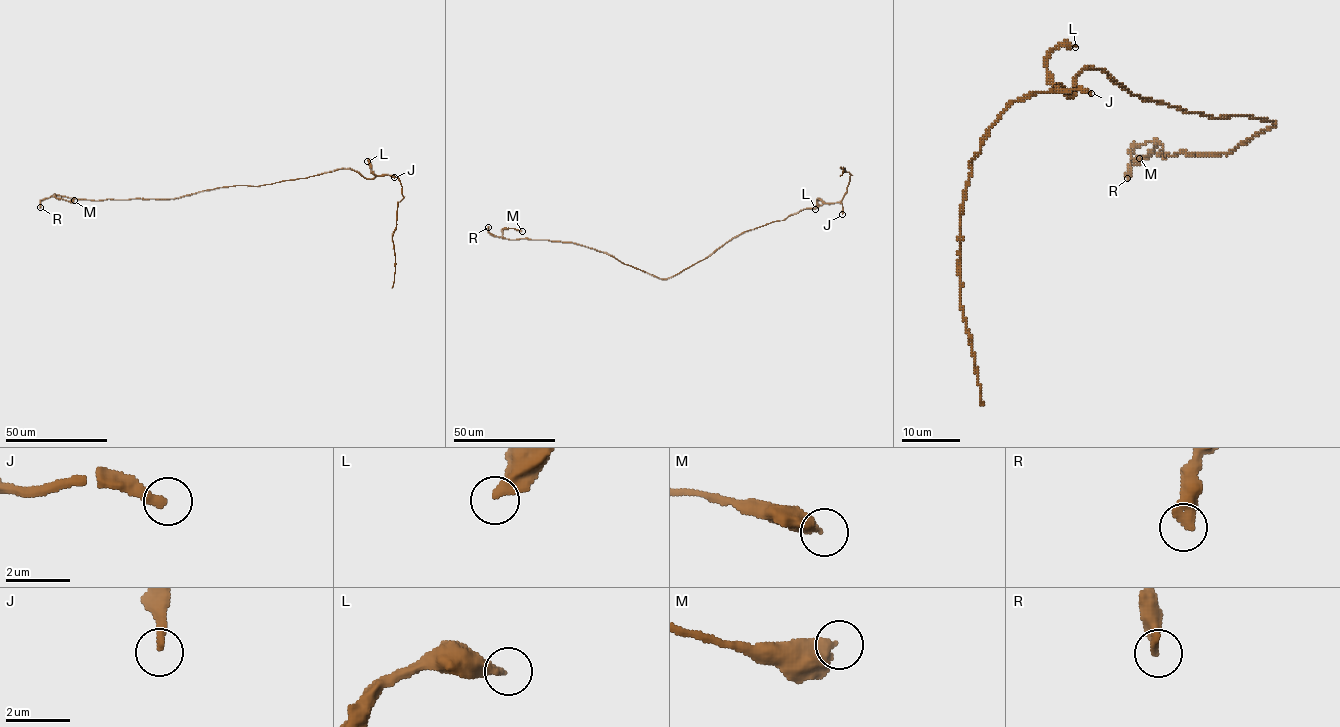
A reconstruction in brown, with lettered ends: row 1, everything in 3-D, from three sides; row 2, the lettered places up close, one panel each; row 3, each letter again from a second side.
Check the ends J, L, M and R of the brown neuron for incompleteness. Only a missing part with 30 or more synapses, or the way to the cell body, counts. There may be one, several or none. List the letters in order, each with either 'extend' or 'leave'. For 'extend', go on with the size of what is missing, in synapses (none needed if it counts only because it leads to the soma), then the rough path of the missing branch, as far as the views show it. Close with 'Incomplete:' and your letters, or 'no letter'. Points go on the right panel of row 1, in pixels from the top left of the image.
J: extend | 30 syn | (1091, 93), (1103, 96), (1111, 103), (1120, 103), (1129, 94)
L: leave
M: leave
R: leave
Incomplete: J

